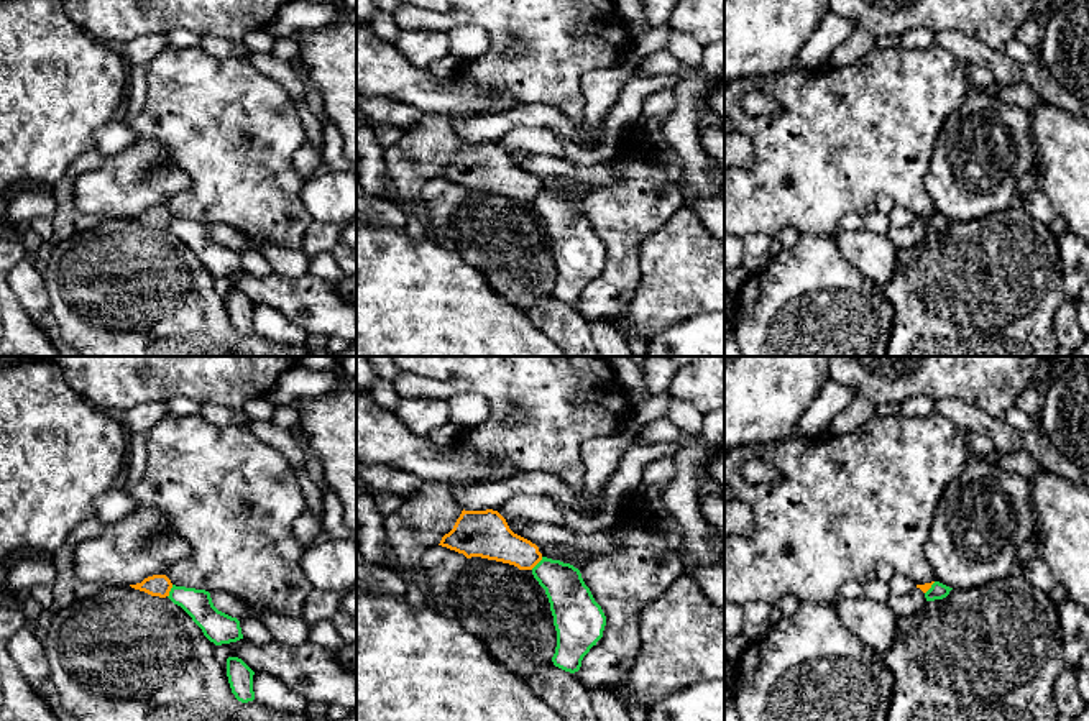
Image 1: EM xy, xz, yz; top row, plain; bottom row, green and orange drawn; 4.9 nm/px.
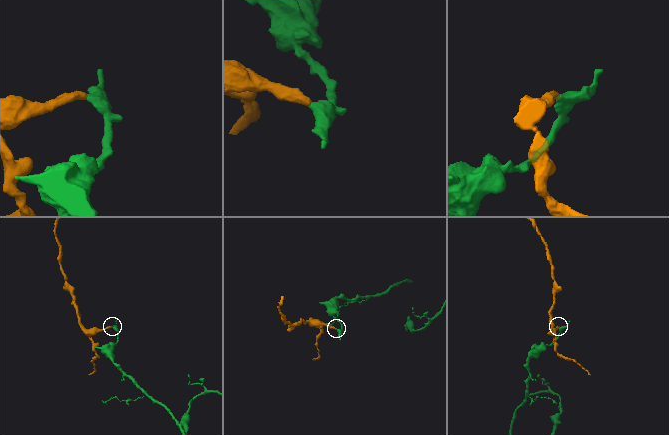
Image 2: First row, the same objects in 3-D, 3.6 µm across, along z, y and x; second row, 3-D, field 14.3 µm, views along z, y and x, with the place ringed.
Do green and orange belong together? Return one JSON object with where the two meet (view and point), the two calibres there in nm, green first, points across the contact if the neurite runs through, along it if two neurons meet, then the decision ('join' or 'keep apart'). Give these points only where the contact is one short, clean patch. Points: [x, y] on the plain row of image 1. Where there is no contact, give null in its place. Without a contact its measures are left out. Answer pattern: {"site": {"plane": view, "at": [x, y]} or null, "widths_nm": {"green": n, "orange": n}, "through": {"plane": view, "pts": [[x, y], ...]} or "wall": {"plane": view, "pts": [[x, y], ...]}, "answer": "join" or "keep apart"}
{"site": {"plane": "xz", "at": [537, 196]}, "widths_nm": {"green": 220, "orange": 200}, "wall": {"plane": "xz", "pts": [[542, 189], [531, 201]]}, "answer": "keep apart"}

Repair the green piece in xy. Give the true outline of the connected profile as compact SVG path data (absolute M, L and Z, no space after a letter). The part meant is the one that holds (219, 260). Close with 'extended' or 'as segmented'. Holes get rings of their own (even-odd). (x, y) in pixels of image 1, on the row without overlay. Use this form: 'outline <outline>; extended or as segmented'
outline M172 217L168 230L181 238L215 278L243 271L240 253L218 243L209 223Z; as segmented

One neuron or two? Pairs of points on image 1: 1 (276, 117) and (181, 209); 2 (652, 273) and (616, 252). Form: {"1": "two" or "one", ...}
{"1": "one", "2": "two"}

